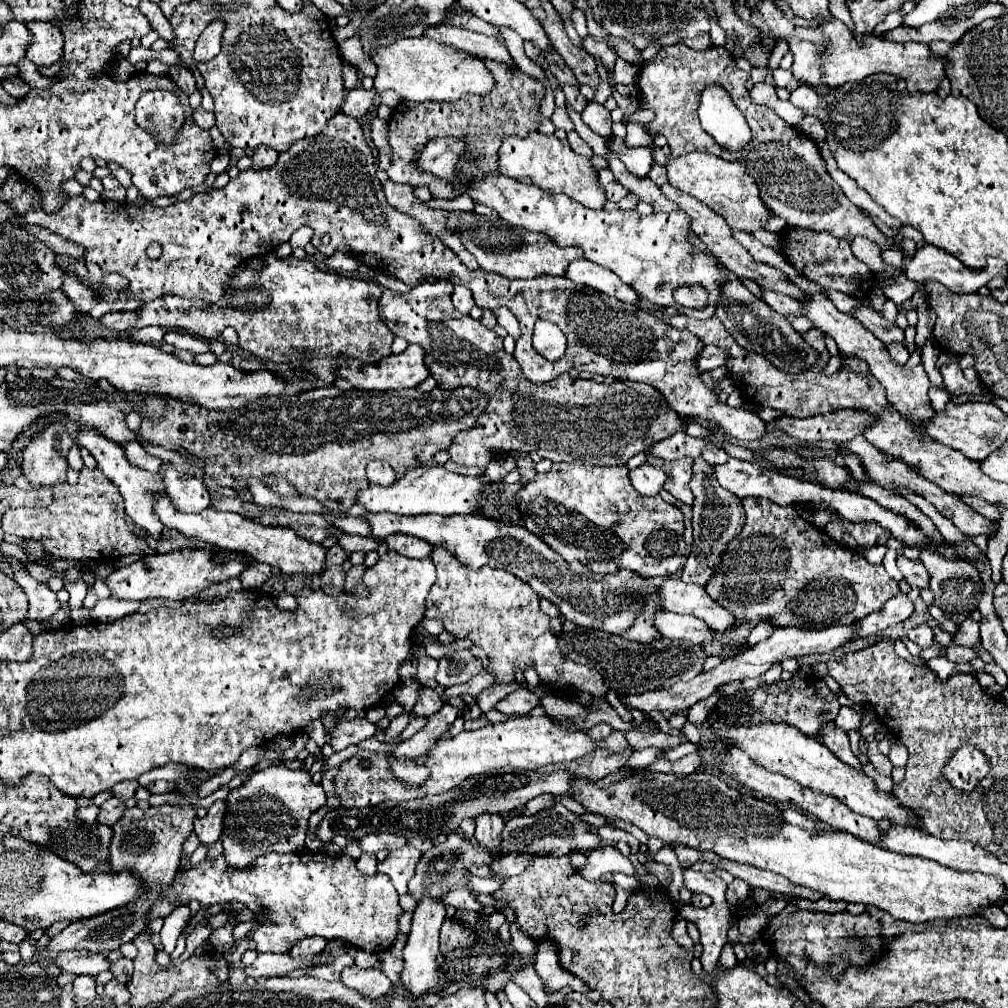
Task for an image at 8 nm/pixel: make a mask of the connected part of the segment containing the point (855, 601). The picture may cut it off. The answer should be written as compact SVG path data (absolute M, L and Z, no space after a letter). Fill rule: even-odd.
M744 498L746 522L732 542L728 542L728 550L724 552L718 568L712 574L712 580L724 580L724 608L736 616L736 620L744 620L744 624L736 624L736 628L728 628L728 632L712 630L712 640L702 644L704 656L722 656L726 644L744 642L750 630L772 616L772 624L780 628L802 628L802 630L820 630L830 626L850 626L860 618L878 612L892 596L896 596L900 588L894 582L884 566L870 564L860 552L836 544L824 530L806 522L796 508L780 508L770 500L760 498Z

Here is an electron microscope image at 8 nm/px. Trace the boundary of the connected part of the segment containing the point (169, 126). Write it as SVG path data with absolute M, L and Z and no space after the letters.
M152 90L140 96L136 104L136 122L158 136L158 140L170 142L184 124L184 110L176 94Z

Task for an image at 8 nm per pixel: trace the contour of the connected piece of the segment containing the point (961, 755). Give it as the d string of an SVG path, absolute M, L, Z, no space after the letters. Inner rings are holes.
M964 744L954 752L954 756L950 756L946 766L942 768L942 776L954 788L972 792L976 784L986 776L988 768L990 760L980 750L976 750L976 746Z

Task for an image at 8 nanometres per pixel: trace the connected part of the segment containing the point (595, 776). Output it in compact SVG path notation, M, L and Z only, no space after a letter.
M598 750L578 762L572 762L568 766L556 764L556 766L544 766L540 770L516 770L516 768L502 768L496 772L488 772L488 774L480 774L480 776L472 776L468 780L464 780L460 786L452 788L446 794L440 796L426 796L426 798L416 798L416 800L408 800L408 802L394 802L388 800L384 804L378 806L370 806L370 808L352 808L352 810L330 810L324 820L318 824L318 828L314 830L314 836L318 840L322 840L324 844L332 842L334 836L344 834L346 838L360 838L372 832L390 832L390 834L398 834L404 838L414 838L414 836L422 836L422 838L432 838L438 834L450 834L458 828L458 824L464 818L474 818L478 814L484 812L496 812L496 814L506 814L512 812L516 808L522 808L528 800L540 796L540 794L566 794L568 790L568 780L572 776L586 776L590 780L600 780L608 774L614 774L618 770L624 768L626 760L628 760L628 752L624 754L610 754L604 750Z

